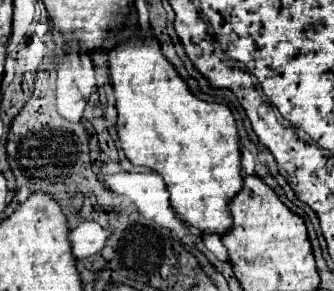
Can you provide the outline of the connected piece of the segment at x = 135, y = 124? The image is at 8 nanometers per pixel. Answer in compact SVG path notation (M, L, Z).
M138 37L134 43L124 43L110 51L110 77L118 109L116 129L126 159L132 165L148 167L162 175L170 193L170 205L182 223L196 227L202 235L216 233L222 237L224 233L228 233L228 229L232 229L228 203L244 187L240 165L240 137L230 109L226 105L206 103L194 97L172 67L172 63L162 55L162 47L154 37Z

